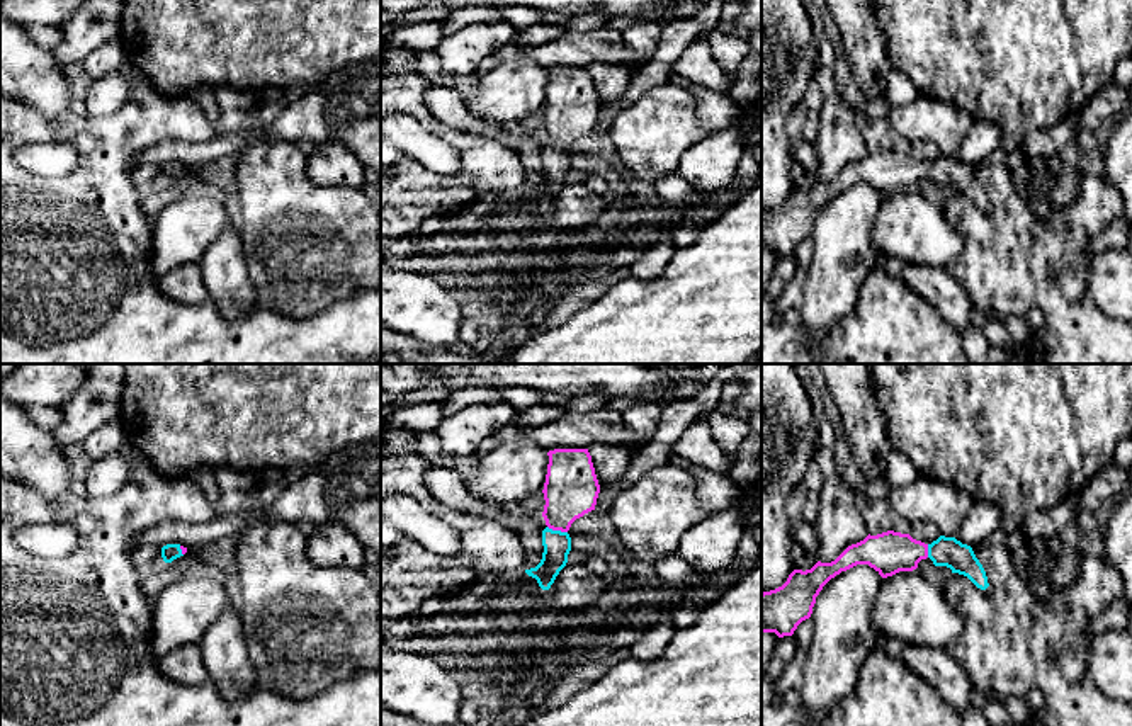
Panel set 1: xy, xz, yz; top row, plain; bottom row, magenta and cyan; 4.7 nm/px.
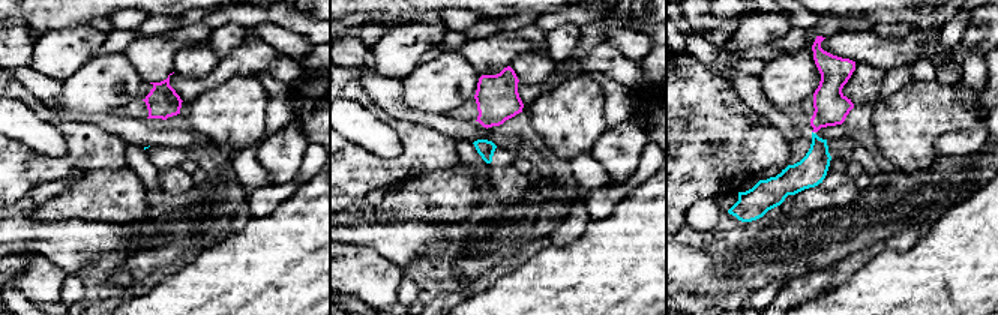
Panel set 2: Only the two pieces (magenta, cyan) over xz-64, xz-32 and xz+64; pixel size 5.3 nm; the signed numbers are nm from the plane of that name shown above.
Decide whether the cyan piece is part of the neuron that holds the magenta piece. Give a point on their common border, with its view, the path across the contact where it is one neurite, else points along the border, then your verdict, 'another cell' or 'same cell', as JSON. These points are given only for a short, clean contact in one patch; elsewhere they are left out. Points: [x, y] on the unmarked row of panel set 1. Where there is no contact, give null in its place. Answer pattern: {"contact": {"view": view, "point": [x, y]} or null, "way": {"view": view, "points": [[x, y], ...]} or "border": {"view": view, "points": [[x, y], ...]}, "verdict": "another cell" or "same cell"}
{"contact": {"view": "xz", "point": [558, 148]}, "way": {"view": "xz", "points": [[571, 107], [558, 135], [558, 148], [556, 164]]}, "verdict": "same cell"}

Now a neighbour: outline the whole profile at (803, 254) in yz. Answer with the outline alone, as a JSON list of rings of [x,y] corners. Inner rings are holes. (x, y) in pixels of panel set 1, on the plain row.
[[[806,238],[802,240],[797,248],[794,250],[794,258],[795,258],[795,265],[797,269],[804,269],[807,270],[811,262],[812,262],[812,252],[814,252],[814,243],[812,238]]]

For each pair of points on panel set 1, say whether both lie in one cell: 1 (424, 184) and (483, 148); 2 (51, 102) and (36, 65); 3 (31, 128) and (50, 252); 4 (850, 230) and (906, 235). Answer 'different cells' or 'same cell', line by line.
1: same cell
2: same cell
3: same cell
4: different cells

